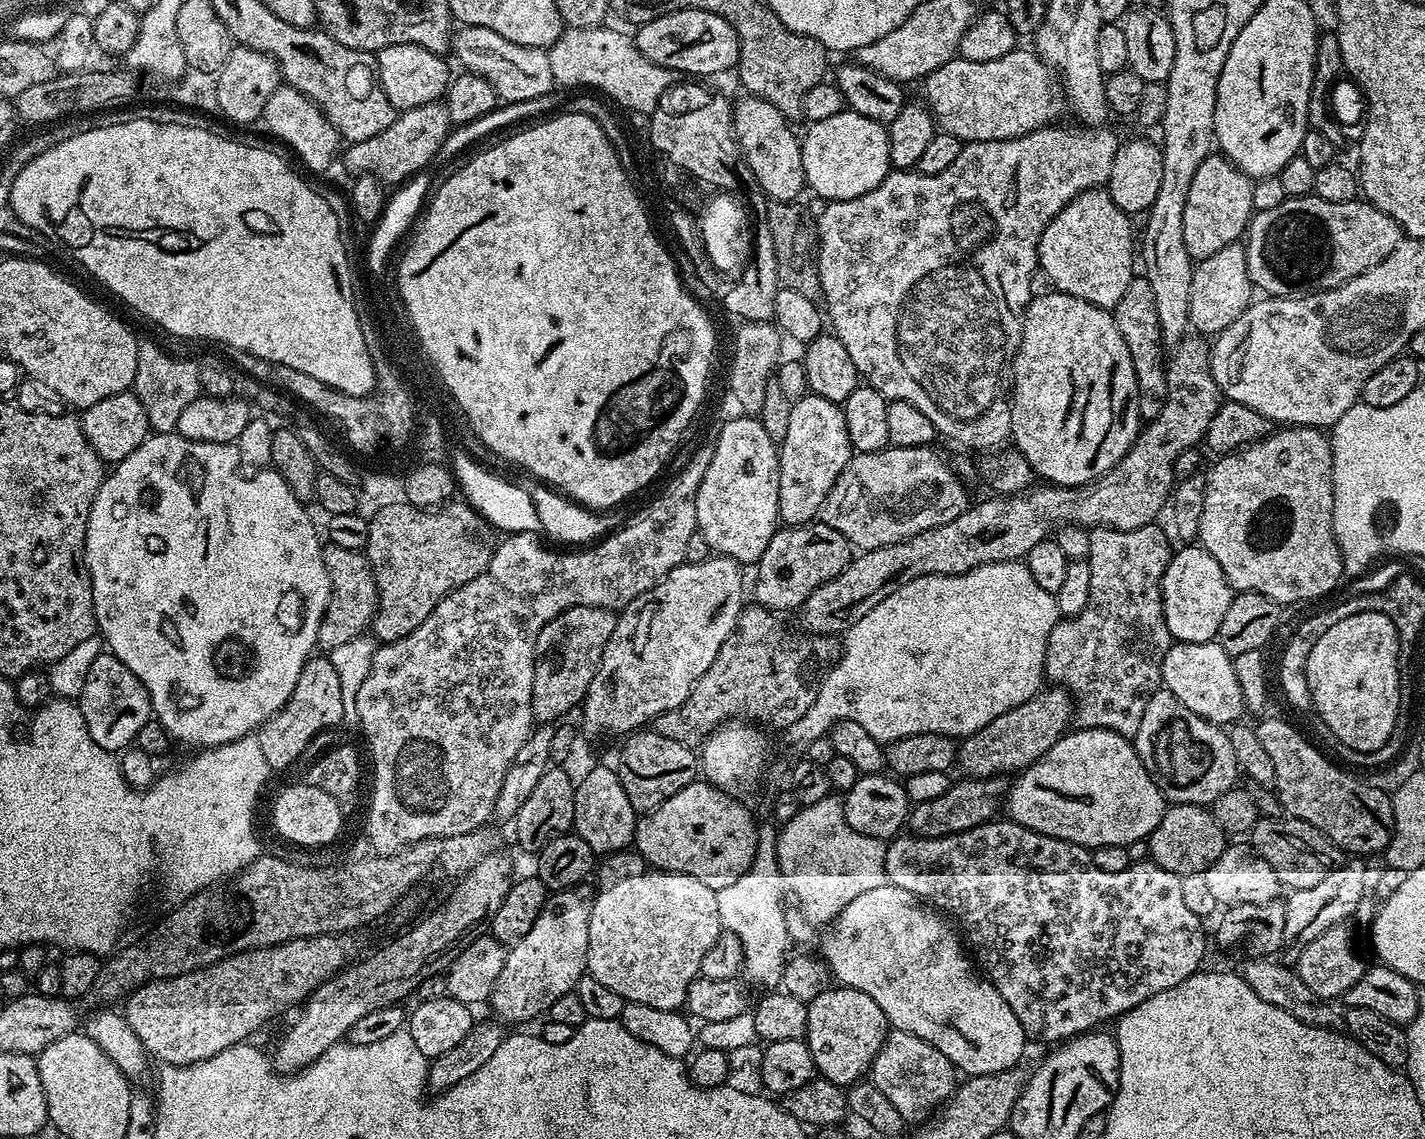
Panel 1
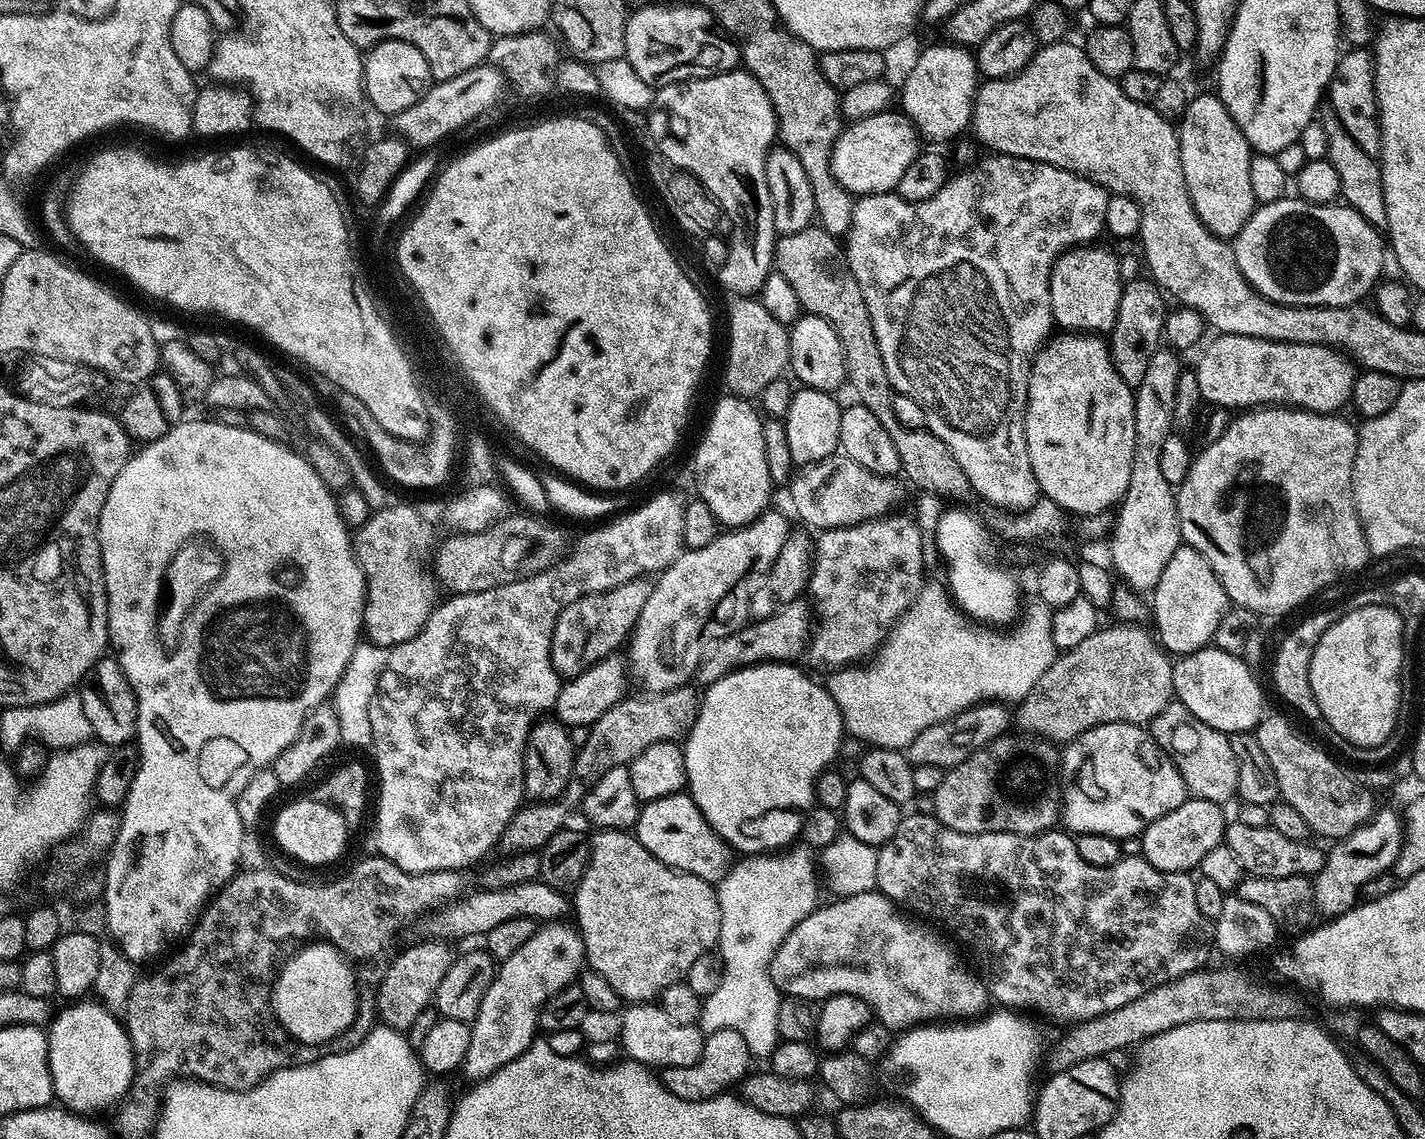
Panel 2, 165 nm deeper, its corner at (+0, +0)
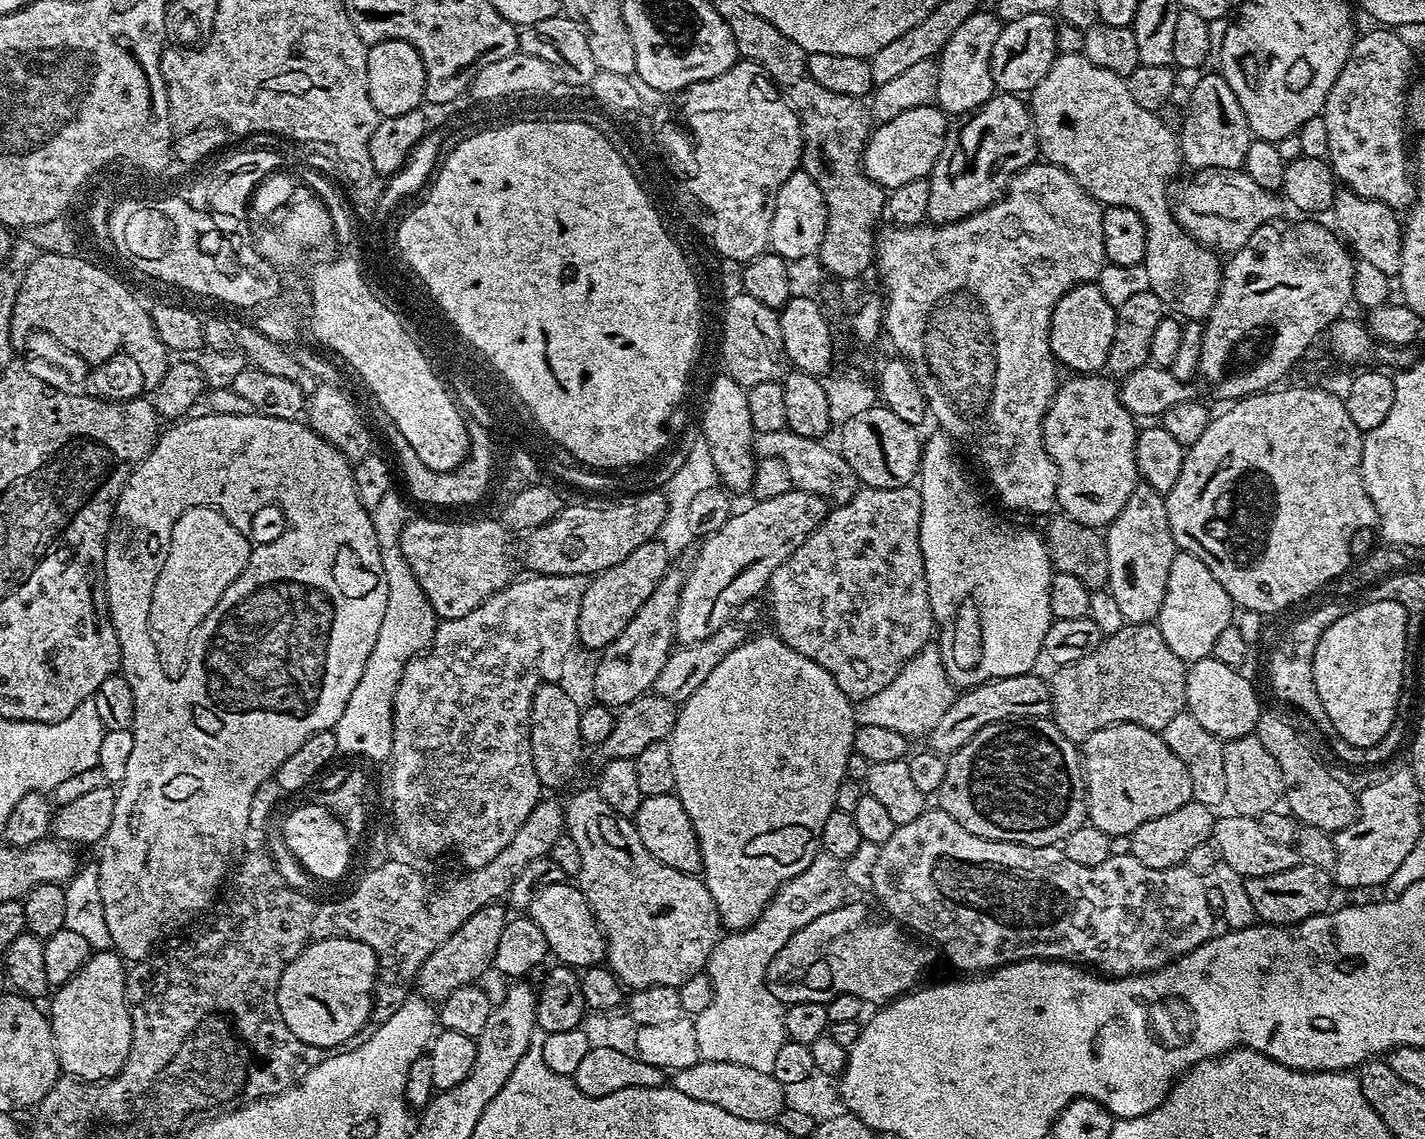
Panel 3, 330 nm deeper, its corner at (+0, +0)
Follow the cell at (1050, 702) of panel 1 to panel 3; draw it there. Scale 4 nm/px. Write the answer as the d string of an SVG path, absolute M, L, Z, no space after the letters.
M1125 623L1122 630L1103 637L1098 647L1090 654L1086 654L1086 658L1078 658L1078 662L1073 664L1059 665L1055 671L1056 673L1050 676L1050 687L1052 689L1052 710L1050 716L1062 730L1062 734L1066 734L1074 741L1079 741L1081 738L1094 734L1103 728L1109 728L1112 724L1137 724L1139 728L1148 728L1154 733L1159 733L1166 726L1166 722L1174 719L1174 714L1183 712L1186 708L1186 678L1188 677L1188 669L1185 661L1180 660L1178 654L1174 654L1174 650L1170 650L1170 646L1166 646L1166 638L1162 638L1159 627L1155 623Z

